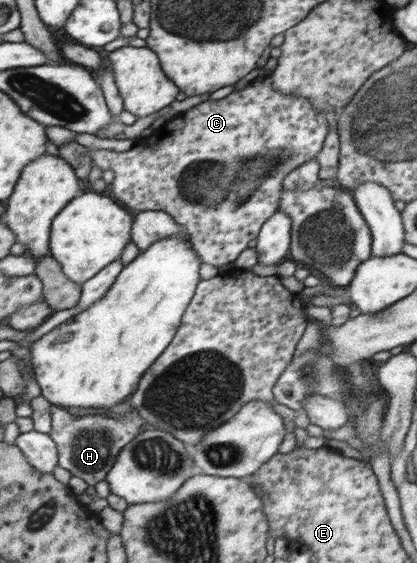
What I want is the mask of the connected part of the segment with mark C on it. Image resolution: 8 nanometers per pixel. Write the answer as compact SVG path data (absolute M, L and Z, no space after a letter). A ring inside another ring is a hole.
M271 75L266 76L261 81L250 82L241 90L233 91L223 99L204 101L186 112L171 118L165 122L161 127L155 130L151 136L137 141L127 151L115 152L114 150L98 149L93 151L93 165L103 170L112 170L114 176L111 183L112 192L115 199L125 204L130 209L138 209L139 211L147 210L165 210L168 214L172 214L175 219L182 226L185 227L186 232L190 235L190 241L194 249L199 253L199 256L206 264L212 264L216 268L225 266L234 262L248 246L254 238L258 238L265 222L281 208L282 189L285 178L302 166L305 162L310 162L317 158L322 152L328 136L328 120L324 115L324 111L317 109L310 99L306 97L299 97L296 95L289 95L274 88L273 78Z

